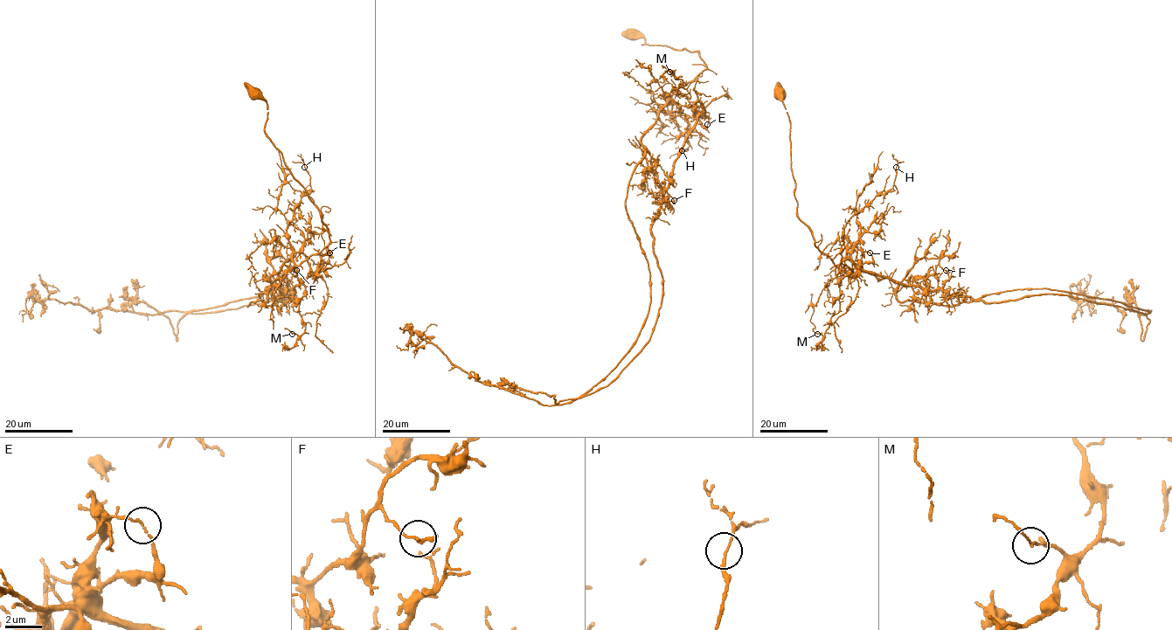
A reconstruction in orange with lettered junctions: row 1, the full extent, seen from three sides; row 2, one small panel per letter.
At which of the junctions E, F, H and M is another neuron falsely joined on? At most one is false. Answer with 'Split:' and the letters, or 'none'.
Split: E

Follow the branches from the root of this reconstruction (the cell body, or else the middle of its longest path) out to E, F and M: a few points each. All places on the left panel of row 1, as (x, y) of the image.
E: (256, 94), (267, 105), (266, 135), (329, 234), (319, 252), (294, 261), (301, 252), (315, 274), (329, 253)
F: (256, 94), (267, 105), (266, 135), (329, 234), (319, 252), (264, 278), (266, 289), (289, 265), (296, 270)
M: (256, 94), (267, 105), (266, 135), (329, 238), (296, 267), (305, 329), (292, 334)

